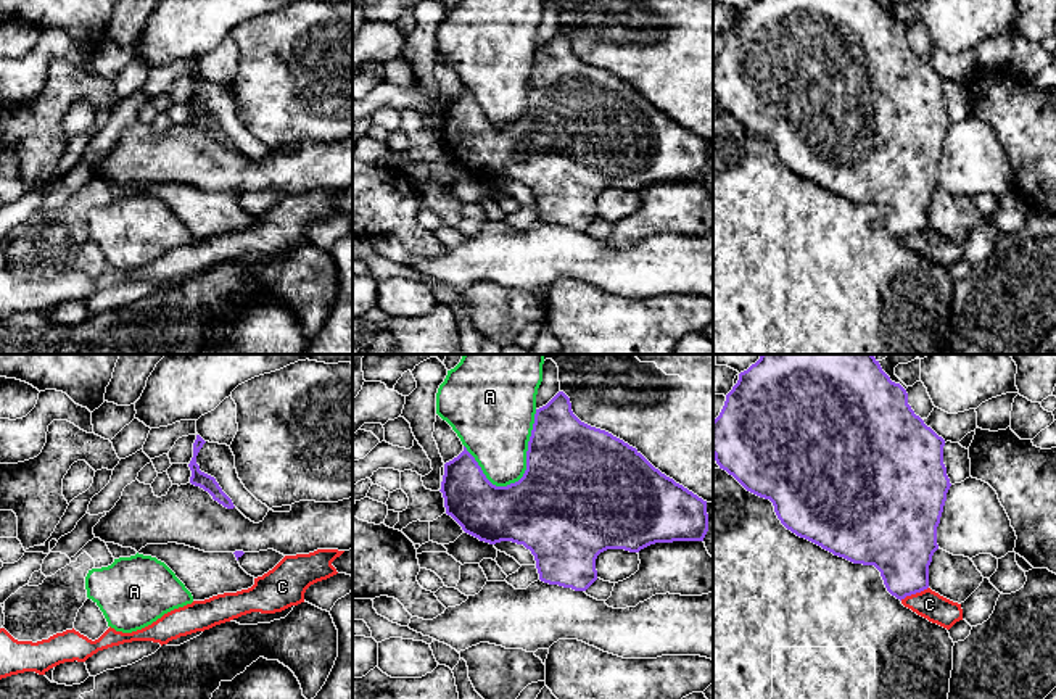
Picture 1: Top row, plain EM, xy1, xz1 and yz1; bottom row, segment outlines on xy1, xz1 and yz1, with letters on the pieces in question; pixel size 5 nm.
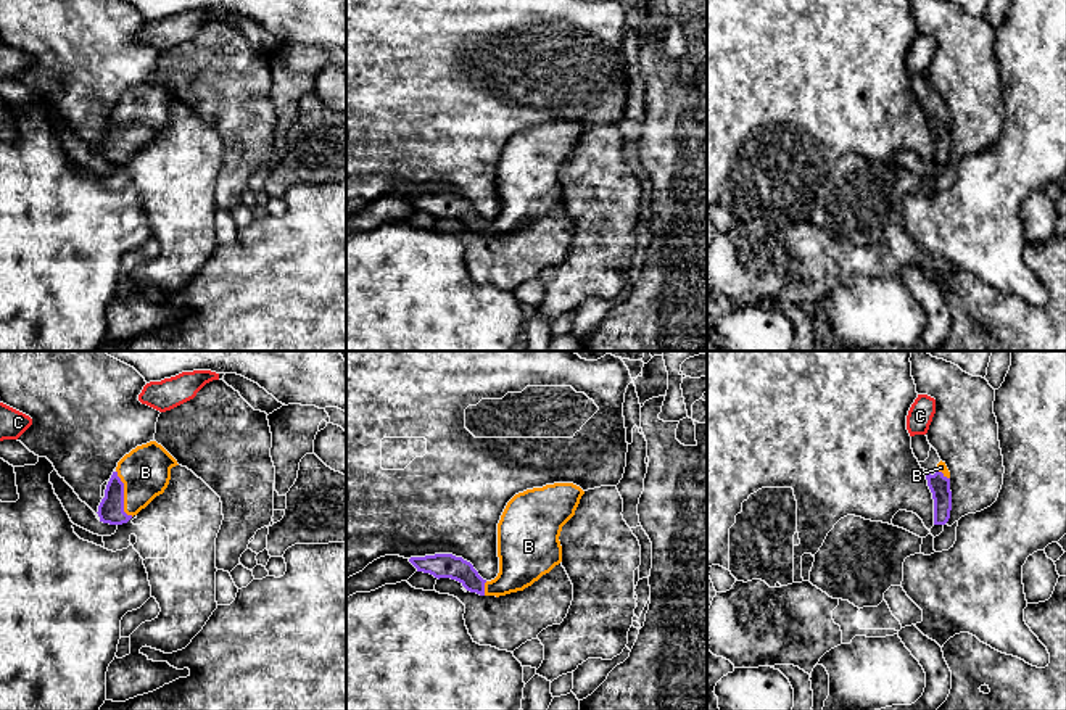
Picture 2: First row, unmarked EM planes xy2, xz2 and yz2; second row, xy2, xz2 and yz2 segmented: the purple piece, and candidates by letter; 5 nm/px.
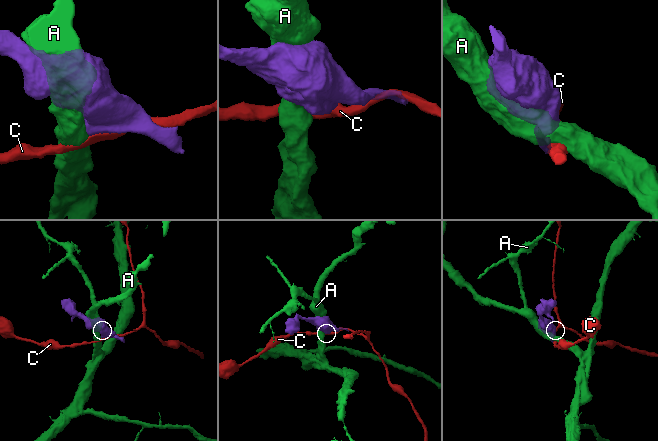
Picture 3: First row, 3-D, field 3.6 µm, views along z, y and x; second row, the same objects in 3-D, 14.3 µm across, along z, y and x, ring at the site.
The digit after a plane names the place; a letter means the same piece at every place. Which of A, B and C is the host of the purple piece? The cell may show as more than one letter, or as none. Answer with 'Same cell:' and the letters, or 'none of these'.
Same cell: B

